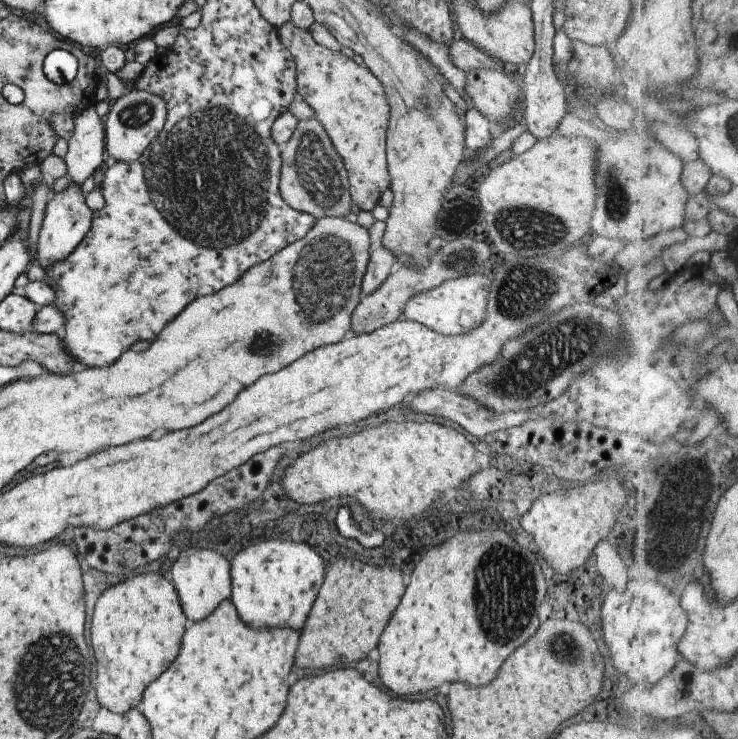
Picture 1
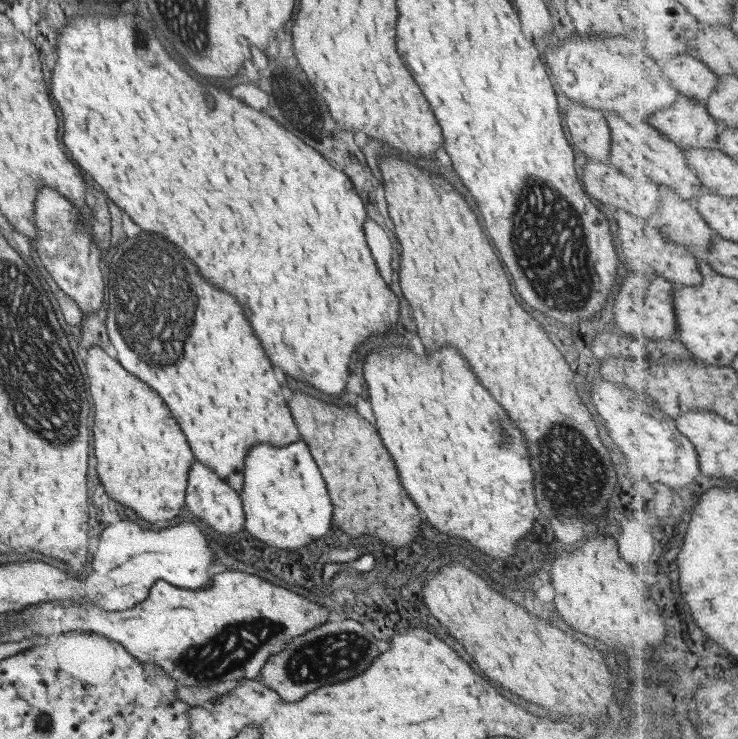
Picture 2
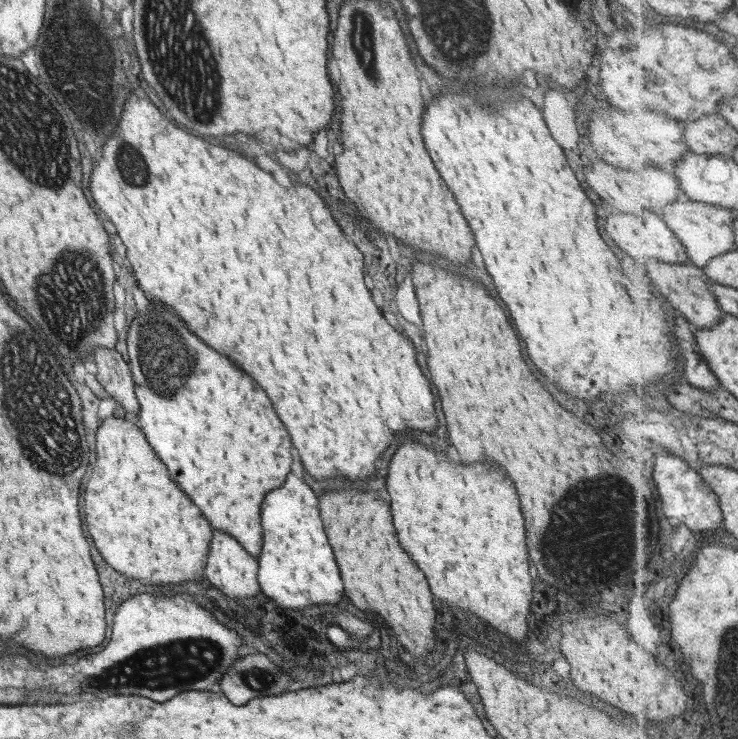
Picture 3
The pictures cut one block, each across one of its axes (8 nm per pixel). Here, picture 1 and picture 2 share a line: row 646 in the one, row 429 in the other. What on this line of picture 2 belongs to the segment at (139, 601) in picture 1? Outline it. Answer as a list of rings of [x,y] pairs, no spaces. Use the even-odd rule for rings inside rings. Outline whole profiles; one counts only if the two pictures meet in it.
[[[96,345],[90,348],[86,358],[90,396],[94,402],[94,454],[98,460],[98,478],[110,498],[138,512],[136,516],[156,524],[164,520],[174,520],[185,504],[186,489],[190,469],[194,462],[193,452],[180,432],[180,426],[172,418],[170,410],[160,396],[139,378],[126,372],[118,360],[110,358]]]

